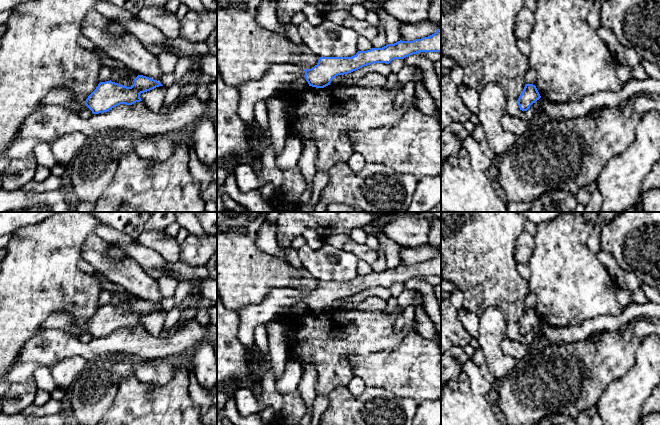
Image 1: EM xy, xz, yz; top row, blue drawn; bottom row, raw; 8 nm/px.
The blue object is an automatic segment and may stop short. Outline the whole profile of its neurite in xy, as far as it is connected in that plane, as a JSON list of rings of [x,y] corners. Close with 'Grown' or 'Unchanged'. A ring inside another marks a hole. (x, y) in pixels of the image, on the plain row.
[[[138,299],[131,311],[110,305],[100,306],[96,313],[88,320],[85,329],[93,338],[104,337],[120,329],[132,329],[142,325],[140,318],[156,311],[163,310],[157,304]]]. Unchanged

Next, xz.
[[[441,252],[428,261],[413,265],[400,264],[382,272],[358,275],[352,281],[319,281],[318,287],[311,293],[274,288],[259,304],[237,311],[240,319],[237,337],[244,346],[253,350],[255,329],[266,326],[276,315],[299,301],[304,301],[309,310],[324,312],[338,299],[348,298],[374,287],[389,288],[394,283],[404,283],[419,276],[441,277]]]. Grown

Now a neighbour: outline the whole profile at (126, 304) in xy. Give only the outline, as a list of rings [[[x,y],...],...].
[[[83,259],[78,262],[78,268],[81,272],[96,276],[99,279],[102,289],[111,293],[113,296],[111,301],[112,306],[127,311],[131,311],[134,308],[134,303],[139,298],[125,290],[122,286],[111,282],[100,271]]]

